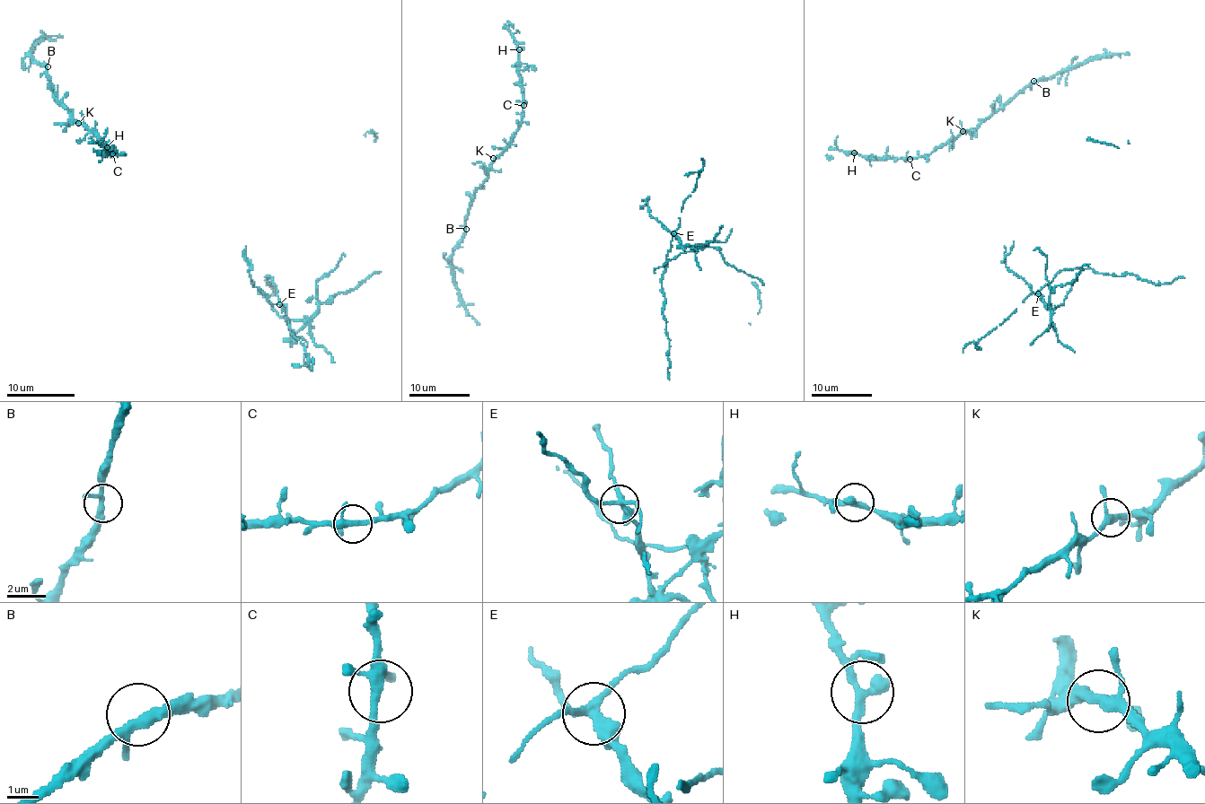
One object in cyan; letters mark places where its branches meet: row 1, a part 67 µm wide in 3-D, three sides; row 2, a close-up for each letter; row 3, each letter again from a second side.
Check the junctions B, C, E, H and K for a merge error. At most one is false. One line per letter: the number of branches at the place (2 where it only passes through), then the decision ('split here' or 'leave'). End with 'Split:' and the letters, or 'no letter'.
B: 3 | leave
C: 4 | leave
E: 4 | split here
H: 3 | leave
K: 3 | leave
Split: E

